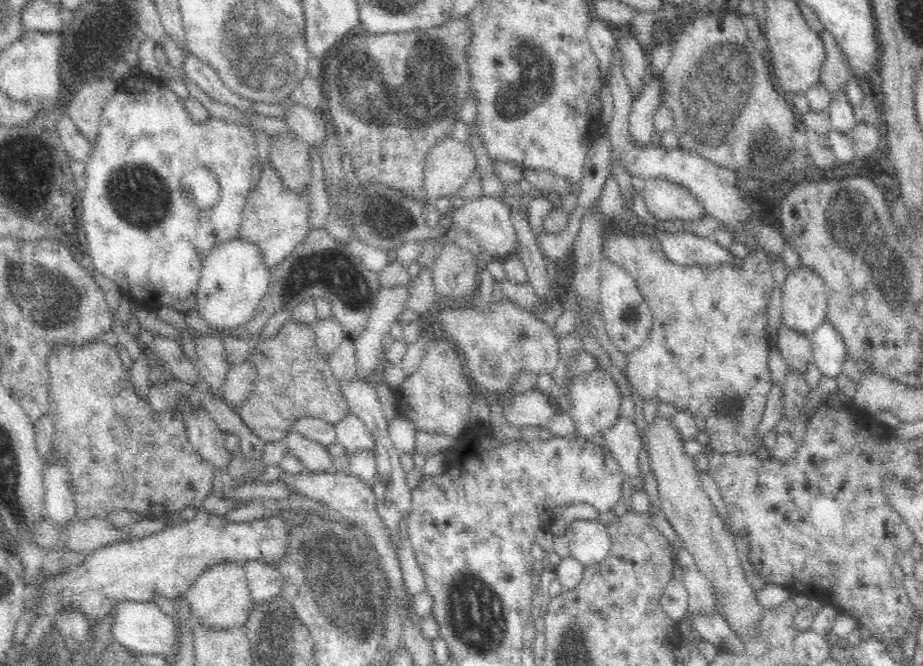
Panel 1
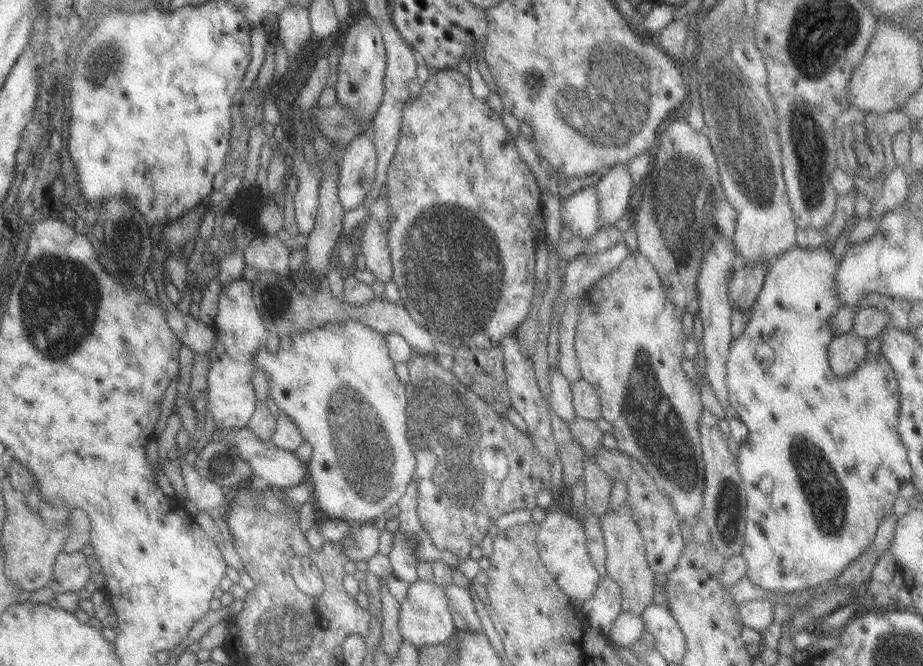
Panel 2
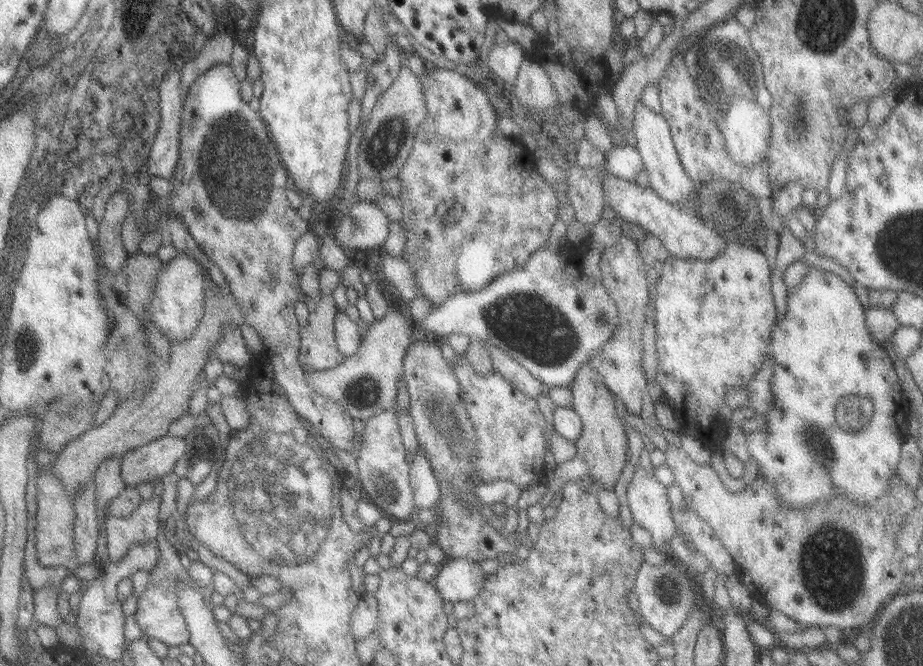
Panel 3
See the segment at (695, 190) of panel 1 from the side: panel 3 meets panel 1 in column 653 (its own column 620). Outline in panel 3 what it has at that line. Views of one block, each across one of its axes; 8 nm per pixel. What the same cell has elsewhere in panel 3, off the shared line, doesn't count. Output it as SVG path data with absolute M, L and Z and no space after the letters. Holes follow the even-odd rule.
M617 145L605 154L604 164L608 176L632 181L642 169L642 160L633 145Z

